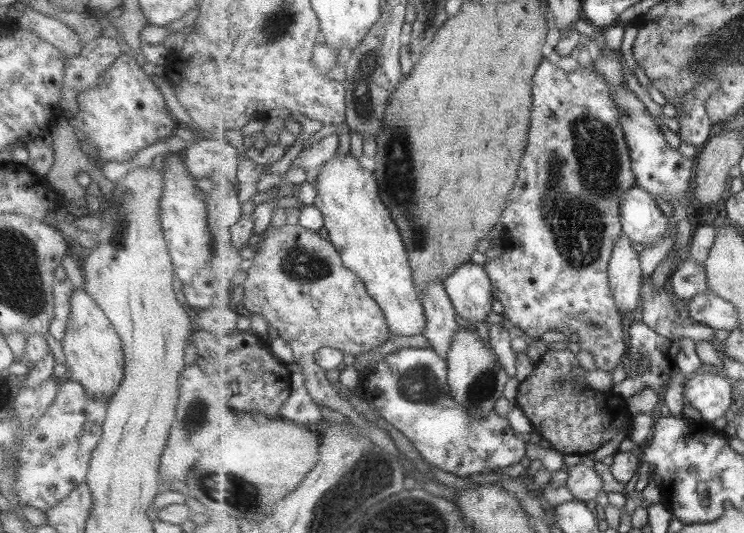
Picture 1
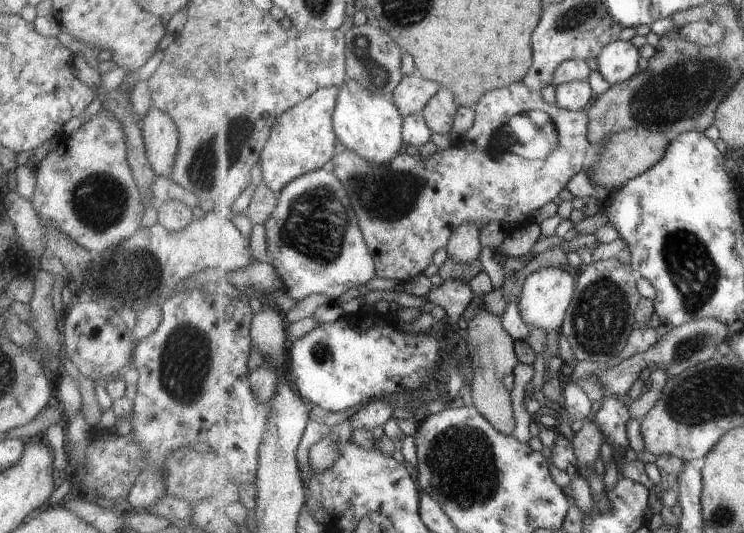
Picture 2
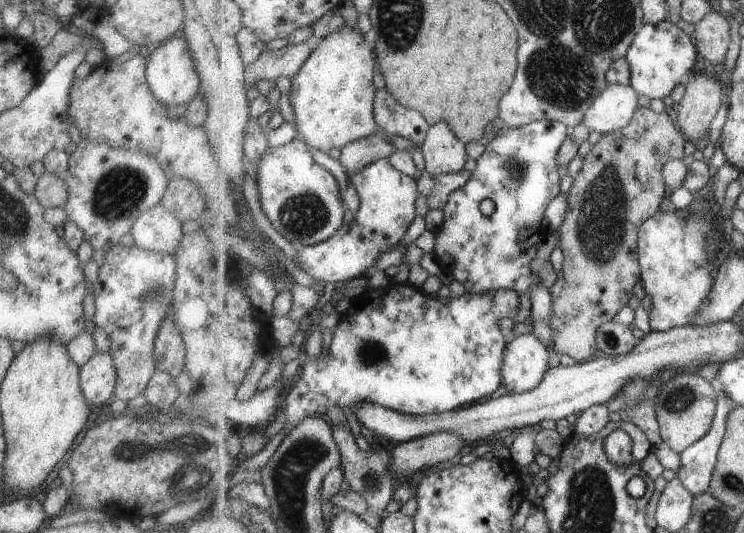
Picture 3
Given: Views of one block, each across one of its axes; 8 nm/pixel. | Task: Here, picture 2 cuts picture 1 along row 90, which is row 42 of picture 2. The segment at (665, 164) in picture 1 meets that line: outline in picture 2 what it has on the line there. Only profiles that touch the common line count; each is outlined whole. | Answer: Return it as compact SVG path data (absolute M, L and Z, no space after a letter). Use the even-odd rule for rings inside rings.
M630 41L609 43L598 56L598 70L609 84L622 83L639 72L639 48Z

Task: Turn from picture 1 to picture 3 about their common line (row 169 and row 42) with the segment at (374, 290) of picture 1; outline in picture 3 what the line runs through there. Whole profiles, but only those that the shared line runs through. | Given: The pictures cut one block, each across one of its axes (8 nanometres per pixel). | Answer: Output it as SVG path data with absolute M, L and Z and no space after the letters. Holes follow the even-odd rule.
M346 25L337 32L322 39L321 44L304 62L300 71L291 79L290 104L295 114L299 138L309 147L329 152L340 149L349 143L367 138L379 130L374 113L377 88L373 82L375 76L376 48L371 47L357 27Z

